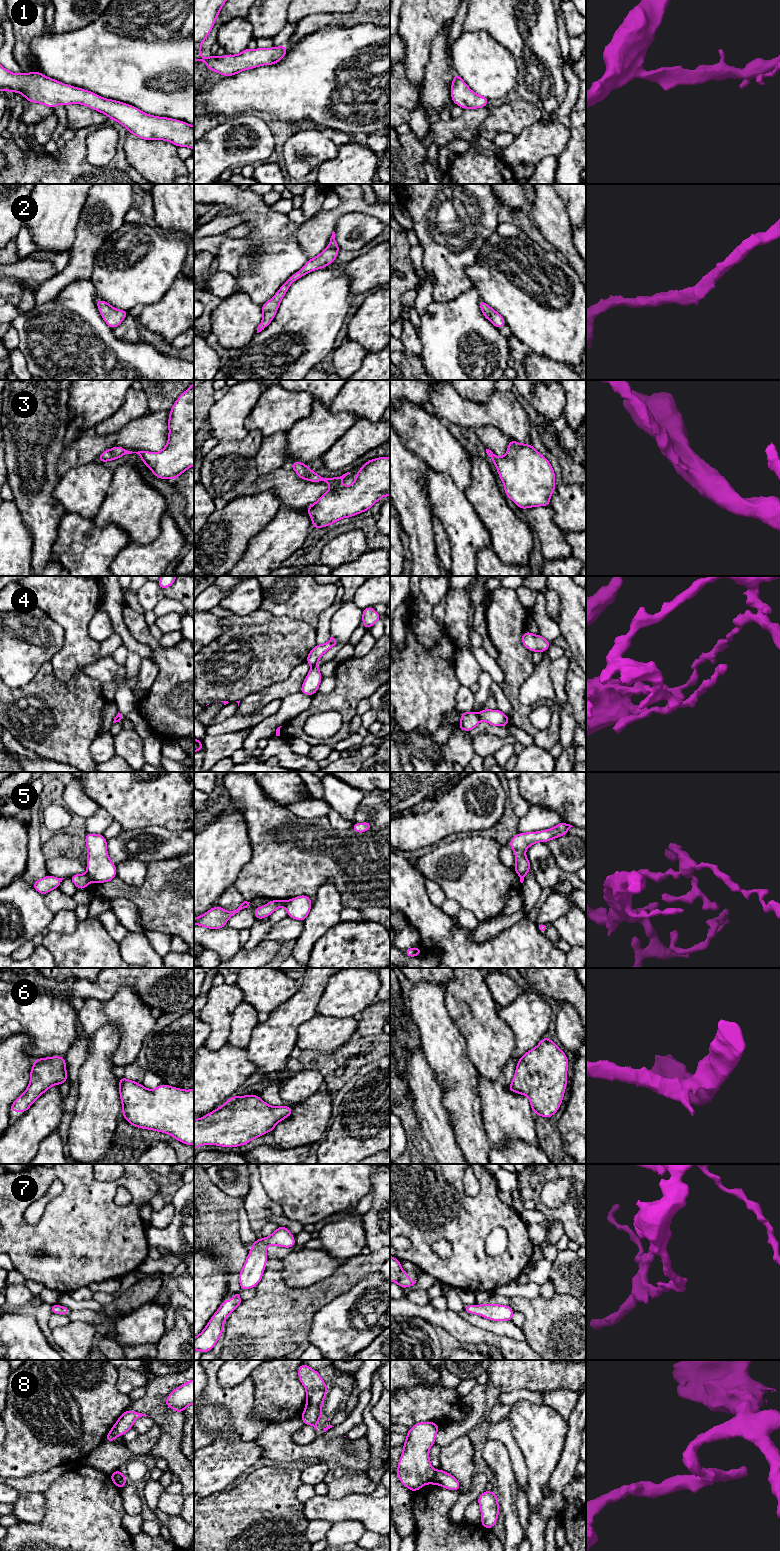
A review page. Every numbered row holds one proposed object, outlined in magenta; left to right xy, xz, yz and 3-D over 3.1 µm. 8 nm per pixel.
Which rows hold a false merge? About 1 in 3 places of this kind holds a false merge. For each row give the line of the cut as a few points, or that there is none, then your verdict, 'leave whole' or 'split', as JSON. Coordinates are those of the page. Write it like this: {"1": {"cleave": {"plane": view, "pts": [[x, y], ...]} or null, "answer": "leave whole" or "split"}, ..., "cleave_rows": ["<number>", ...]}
{"1": {"cleave": null, "answer": "leave whole"}, "2": {"cleave": null, "answer": "leave whole"}, "3": {"cleave": null, "answer": "leave whole"}, "4": {"cleave": {"plane": "yz", "pts": [[477, 714], [480, 720]]}, "answer": "split"}, "5": {"cleave": {"plane": "xy", "pts": [[87, 873], [91, 880]]}, "answer": "split"}, "6": {"cleave": null, "answer": "leave whole"}, "7": {"cleave": null, "answer": "leave whole"}, "8": {"cleave": {"plane": "xz", "pts": [[306, 1404], [321, 1405]]}, "answer": "split"}, "cleave_rows": ["4", "5", "8"]}

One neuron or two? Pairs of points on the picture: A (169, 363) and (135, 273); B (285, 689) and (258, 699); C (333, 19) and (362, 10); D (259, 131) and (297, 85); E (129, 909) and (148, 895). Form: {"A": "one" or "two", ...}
{"A": "two", "B": "one", "C": "one", "D": "two", "E": "two"}

